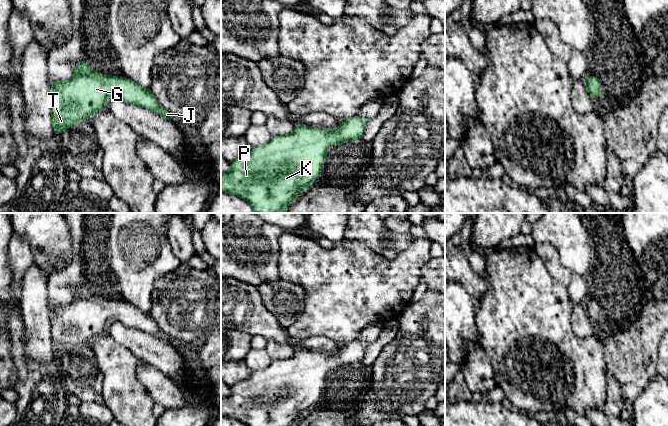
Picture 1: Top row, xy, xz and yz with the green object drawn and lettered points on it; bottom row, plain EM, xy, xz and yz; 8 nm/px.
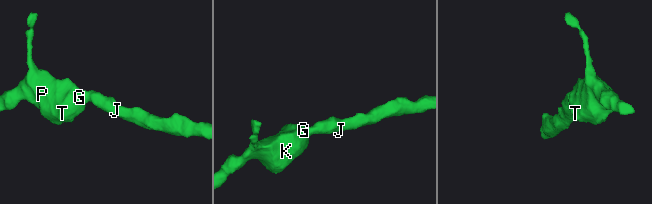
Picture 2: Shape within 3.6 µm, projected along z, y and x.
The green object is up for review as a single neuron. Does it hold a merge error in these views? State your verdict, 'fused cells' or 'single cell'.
single cell

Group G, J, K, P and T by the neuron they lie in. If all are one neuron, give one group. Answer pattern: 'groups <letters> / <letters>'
groups G J K P T

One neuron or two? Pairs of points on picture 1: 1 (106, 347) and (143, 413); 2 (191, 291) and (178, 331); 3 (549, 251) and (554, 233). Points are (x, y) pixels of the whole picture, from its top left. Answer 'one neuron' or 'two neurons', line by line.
1: one neuron
2: one neuron
3: two neurons

